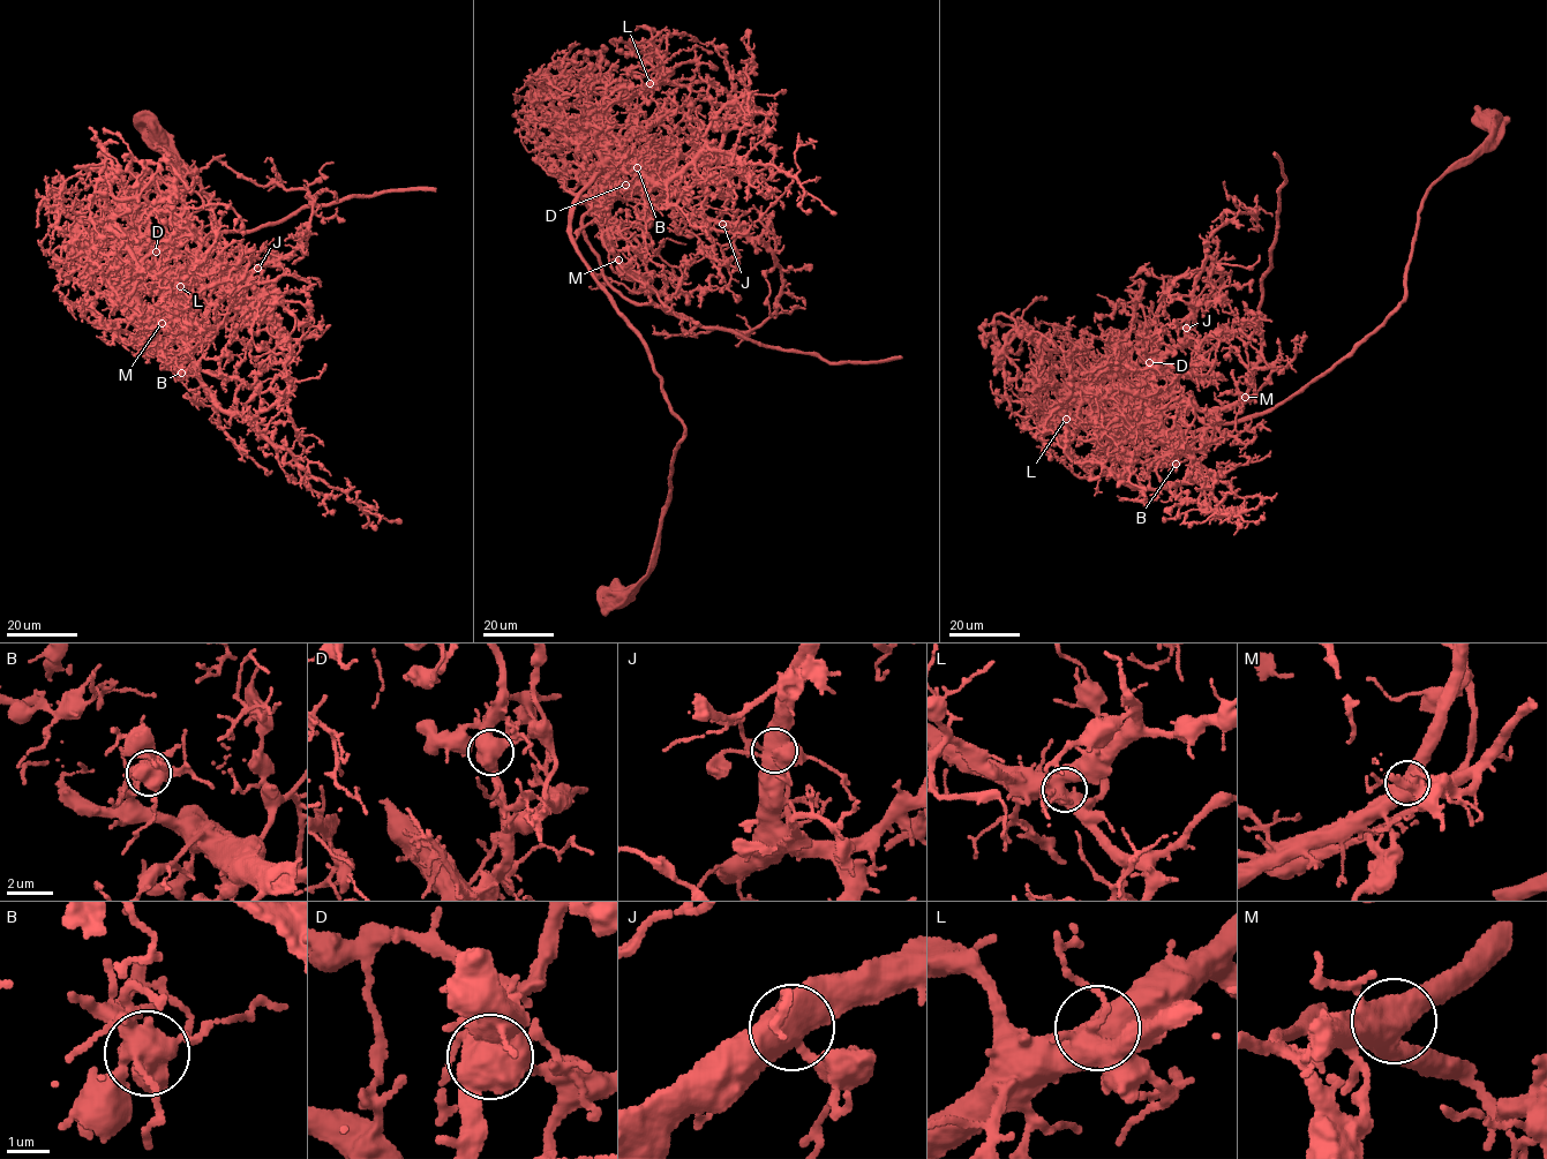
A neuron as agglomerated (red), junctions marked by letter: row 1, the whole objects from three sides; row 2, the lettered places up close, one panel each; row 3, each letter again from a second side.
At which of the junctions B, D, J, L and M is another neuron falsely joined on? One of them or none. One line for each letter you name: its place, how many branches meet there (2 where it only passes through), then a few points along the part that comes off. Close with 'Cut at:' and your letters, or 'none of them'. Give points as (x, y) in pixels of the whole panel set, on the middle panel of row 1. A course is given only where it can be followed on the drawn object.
D: place (625, 185); branches 5; course (625, 185), (629, 194), (609, 193), (581, 221), (605, 279), (624, 296), (830, 362), (901, 356)
Cut at: D

